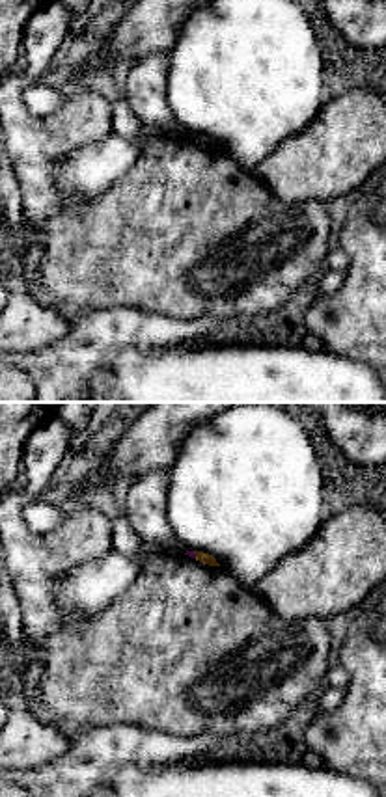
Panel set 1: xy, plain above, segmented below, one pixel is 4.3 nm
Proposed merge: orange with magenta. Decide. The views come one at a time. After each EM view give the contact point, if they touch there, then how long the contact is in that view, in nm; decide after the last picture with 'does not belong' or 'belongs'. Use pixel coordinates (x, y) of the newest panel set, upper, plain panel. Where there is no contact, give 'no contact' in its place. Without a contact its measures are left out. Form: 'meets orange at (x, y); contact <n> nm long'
meets orange at (196, 138); contact 40 nm long

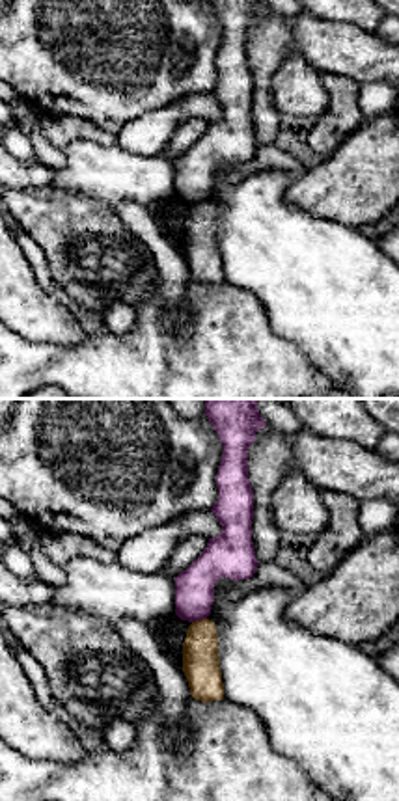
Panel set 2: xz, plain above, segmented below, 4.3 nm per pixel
meets orange at (198, 203); contact 70 nm long

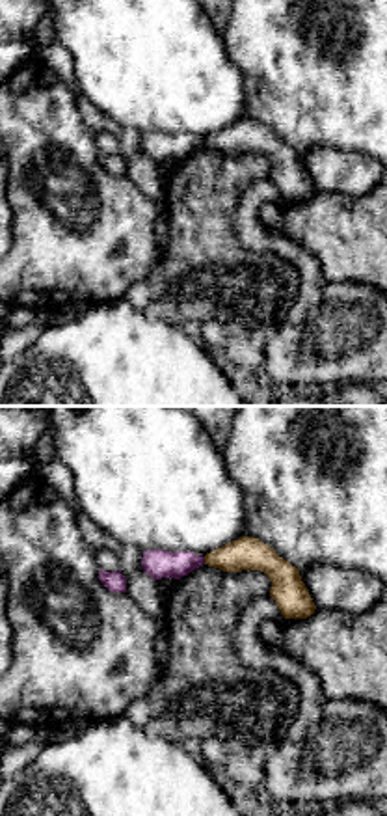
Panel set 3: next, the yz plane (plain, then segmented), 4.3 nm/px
meets orange at (205, 144); contact 30 nm long

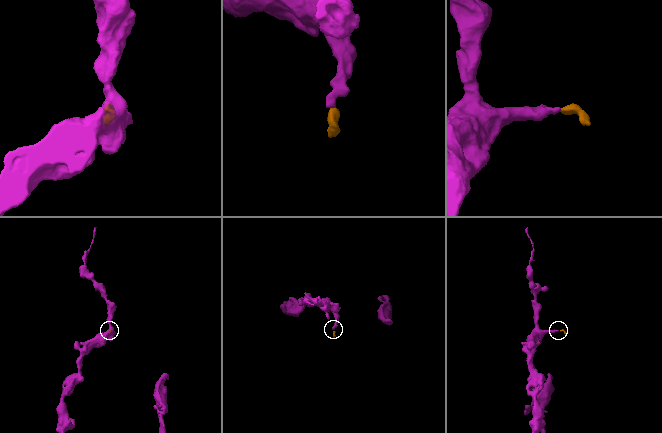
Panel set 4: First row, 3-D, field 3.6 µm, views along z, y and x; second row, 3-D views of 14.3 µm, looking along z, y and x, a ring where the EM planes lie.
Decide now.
does not belong

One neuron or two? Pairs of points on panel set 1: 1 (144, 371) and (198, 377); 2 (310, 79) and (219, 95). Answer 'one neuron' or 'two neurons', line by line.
1: one neuron
2: one neuron

